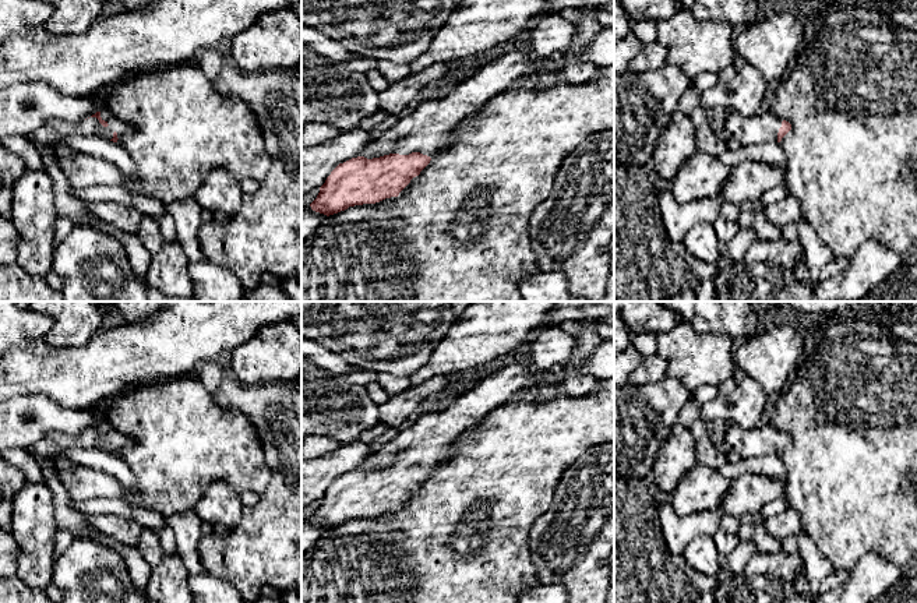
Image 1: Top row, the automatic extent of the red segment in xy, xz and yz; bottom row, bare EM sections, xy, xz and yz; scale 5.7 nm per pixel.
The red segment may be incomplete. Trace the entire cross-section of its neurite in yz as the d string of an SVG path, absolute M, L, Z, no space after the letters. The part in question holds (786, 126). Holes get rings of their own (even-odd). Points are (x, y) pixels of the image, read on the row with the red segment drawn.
M763 109L755 116L729 112L724 128L743 147L777 141L791 130L791 124Z

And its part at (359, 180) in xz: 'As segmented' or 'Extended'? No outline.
Extended

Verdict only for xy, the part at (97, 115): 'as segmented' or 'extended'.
extended

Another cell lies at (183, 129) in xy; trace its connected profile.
M193 61L135 74L100 94L102 109L133 127L131 133L117 140L138 170L135 179L126 176L123 183L123 187L130 193L167 204L193 197L202 180L215 169L228 170L237 180L254 179L258 183L271 169L271 158L264 145L262 126L253 109L237 96L216 91L212 81Z

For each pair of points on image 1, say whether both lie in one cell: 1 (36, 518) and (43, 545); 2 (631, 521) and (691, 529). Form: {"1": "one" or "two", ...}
{"1": "one", "2": "two"}

